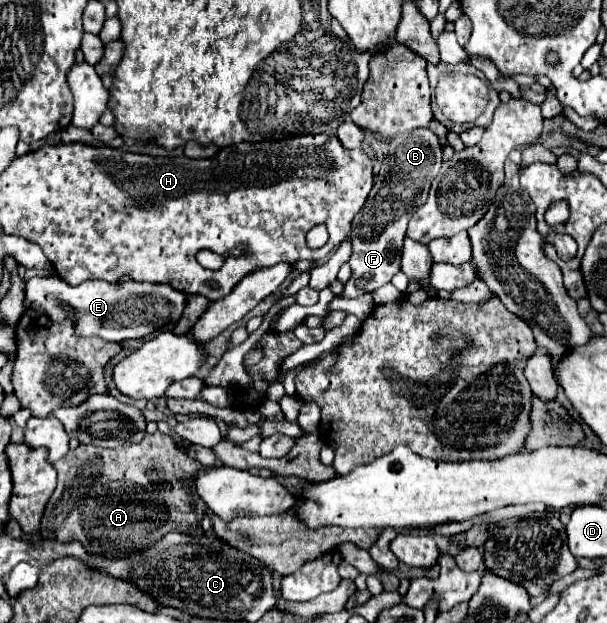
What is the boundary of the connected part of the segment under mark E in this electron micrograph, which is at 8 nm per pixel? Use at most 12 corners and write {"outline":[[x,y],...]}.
{"outline":[[25,284],[25,310],[67,320],[81,338],[145,338],[181,318],[169,284]]}

